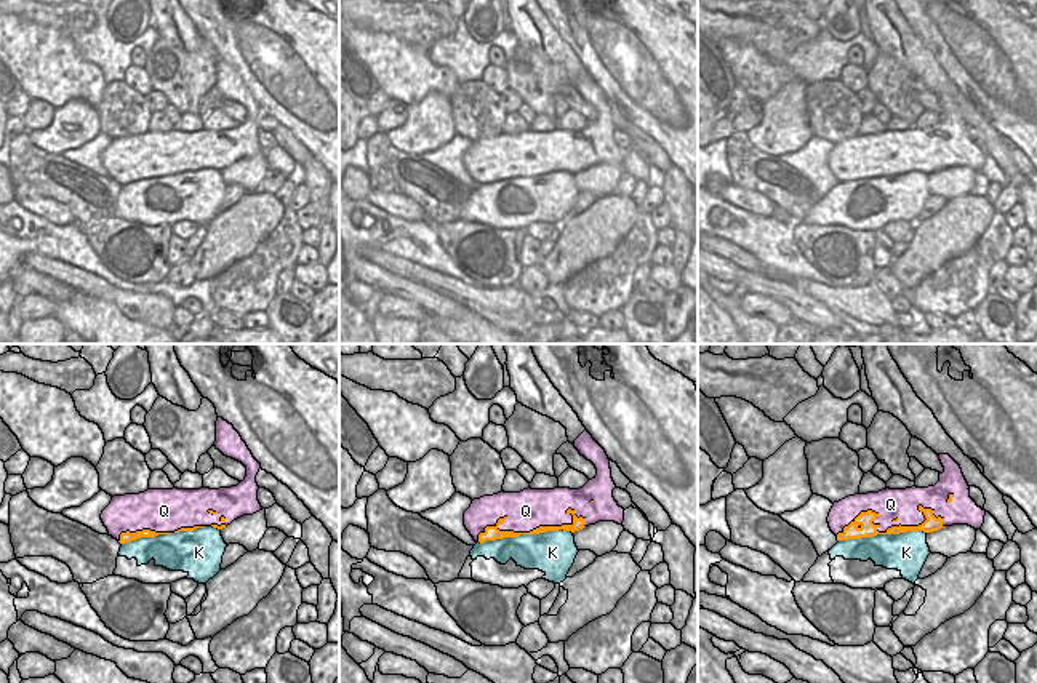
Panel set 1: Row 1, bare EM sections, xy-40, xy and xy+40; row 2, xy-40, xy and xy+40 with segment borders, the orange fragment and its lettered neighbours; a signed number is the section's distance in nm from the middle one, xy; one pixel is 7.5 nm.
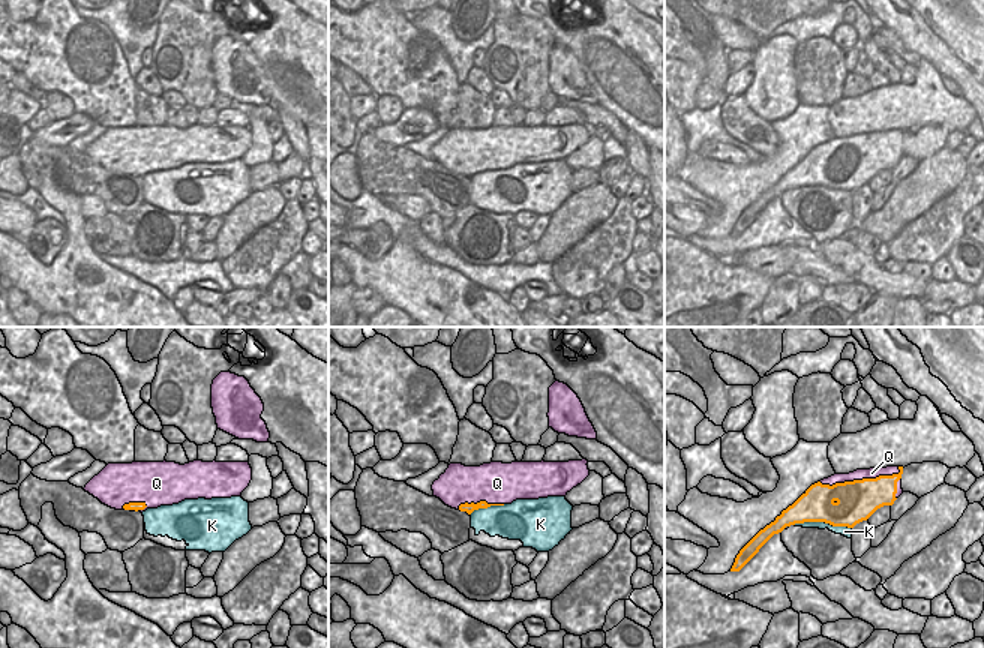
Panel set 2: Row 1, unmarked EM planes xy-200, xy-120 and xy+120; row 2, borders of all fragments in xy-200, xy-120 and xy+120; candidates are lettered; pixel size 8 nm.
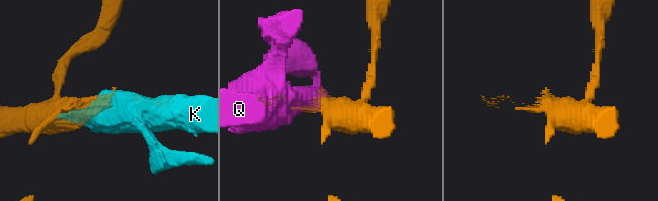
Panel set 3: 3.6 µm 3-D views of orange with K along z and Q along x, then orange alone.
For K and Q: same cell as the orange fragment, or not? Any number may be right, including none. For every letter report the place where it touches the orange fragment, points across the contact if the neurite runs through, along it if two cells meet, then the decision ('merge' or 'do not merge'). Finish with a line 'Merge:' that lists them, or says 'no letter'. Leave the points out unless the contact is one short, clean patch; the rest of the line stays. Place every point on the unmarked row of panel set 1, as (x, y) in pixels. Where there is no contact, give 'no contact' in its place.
K: meets orange in xy at (525, 175); merge
Q: meets orange in xy at (530, 173); do not merge
Merge: K

